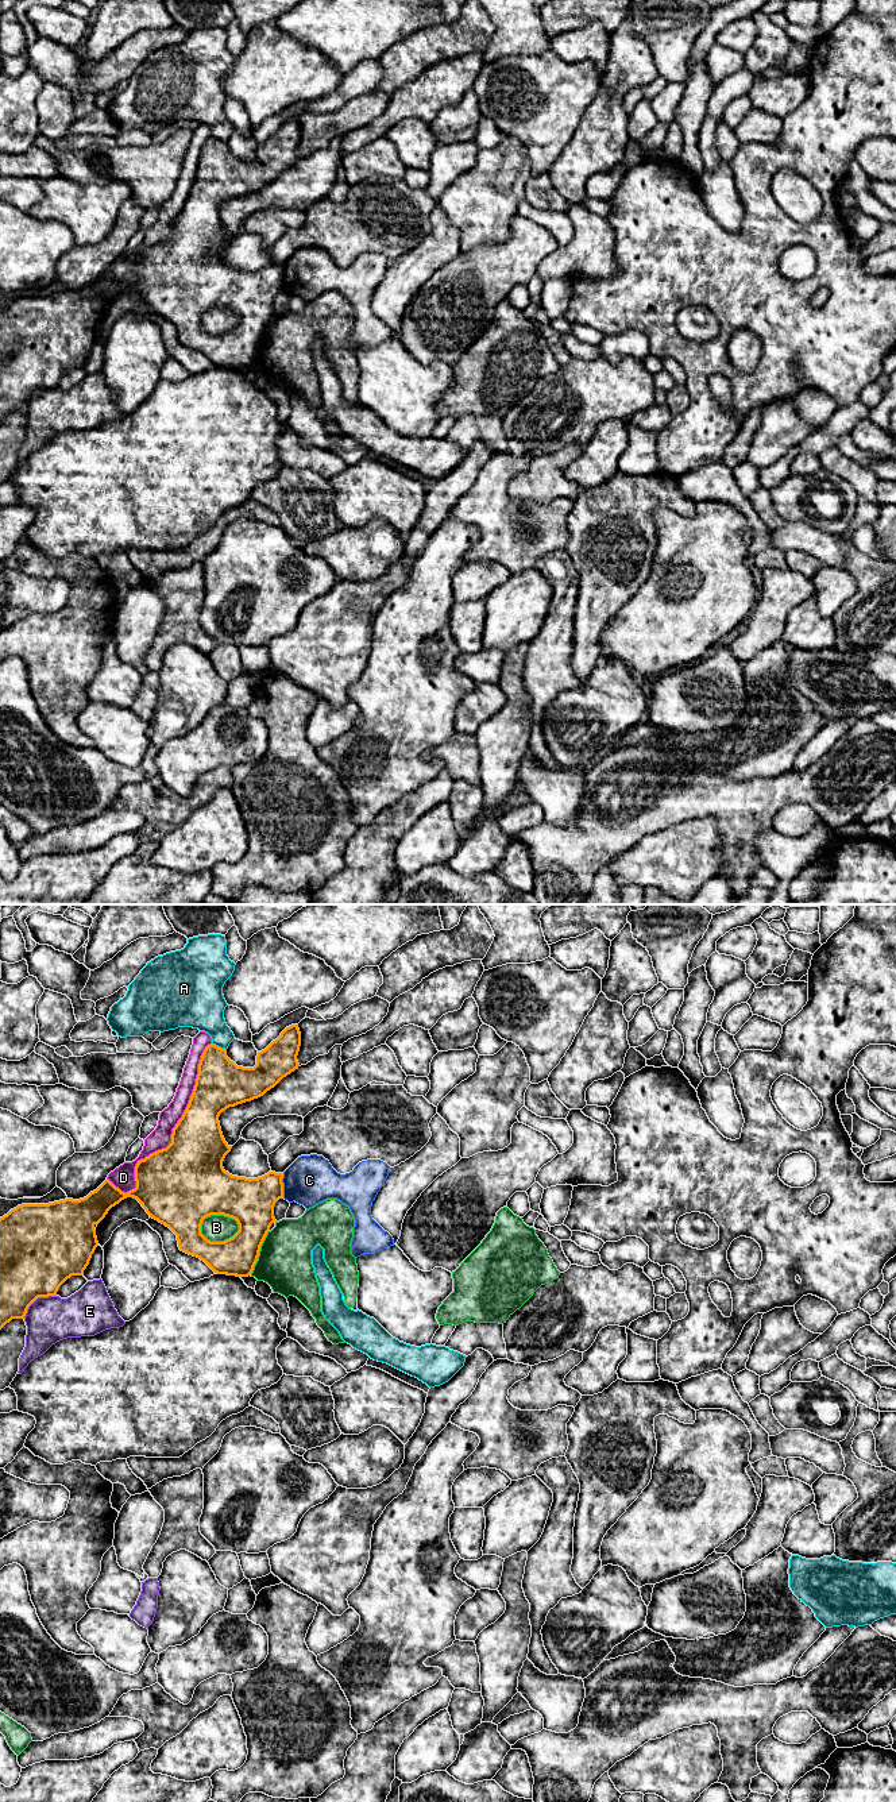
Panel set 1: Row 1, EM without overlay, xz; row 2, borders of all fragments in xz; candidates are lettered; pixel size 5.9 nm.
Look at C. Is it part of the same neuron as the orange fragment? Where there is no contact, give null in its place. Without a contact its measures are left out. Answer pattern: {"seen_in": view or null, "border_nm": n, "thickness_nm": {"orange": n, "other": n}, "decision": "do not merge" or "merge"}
{"seen_in": "xz", "border_nm": 140, "thickness_nm": {"orange": 280, "other": 300}, "decision": "do not merge"}

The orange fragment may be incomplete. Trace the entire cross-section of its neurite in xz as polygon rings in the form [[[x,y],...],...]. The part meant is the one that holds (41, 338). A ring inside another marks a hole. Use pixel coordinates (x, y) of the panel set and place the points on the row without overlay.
[[[298,117],[286,120],[281,128],[264,143],[258,144],[254,161],[237,159],[227,150],[227,143],[213,136],[208,138],[198,157],[196,178],[189,197],[171,227],[171,236],[158,243],[135,259],[136,281],[124,286],[108,271],[86,290],[80,293],[65,292],[49,297],[22,297],[0,310],[0,422],[12,412],[24,412],[28,400],[38,390],[57,389],[59,379],[72,368],[82,368],[92,347],[99,339],[94,319],[108,304],[127,290],[136,292],[150,310],[169,320],[178,333],[181,344],[204,354],[215,366],[248,370],[258,354],[260,339],[275,313],[274,298],[283,290],[283,266],[269,265],[258,271],[232,269],[223,261],[225,248],[231,244],[221,225],[219,209],[223,204],[237,197],[263,189],[283,170],[298,162],[297,148],[301,139]],[[211,308],[232,310],[239,324],[224,335],[211,335],[201,327],[202,313]]]

